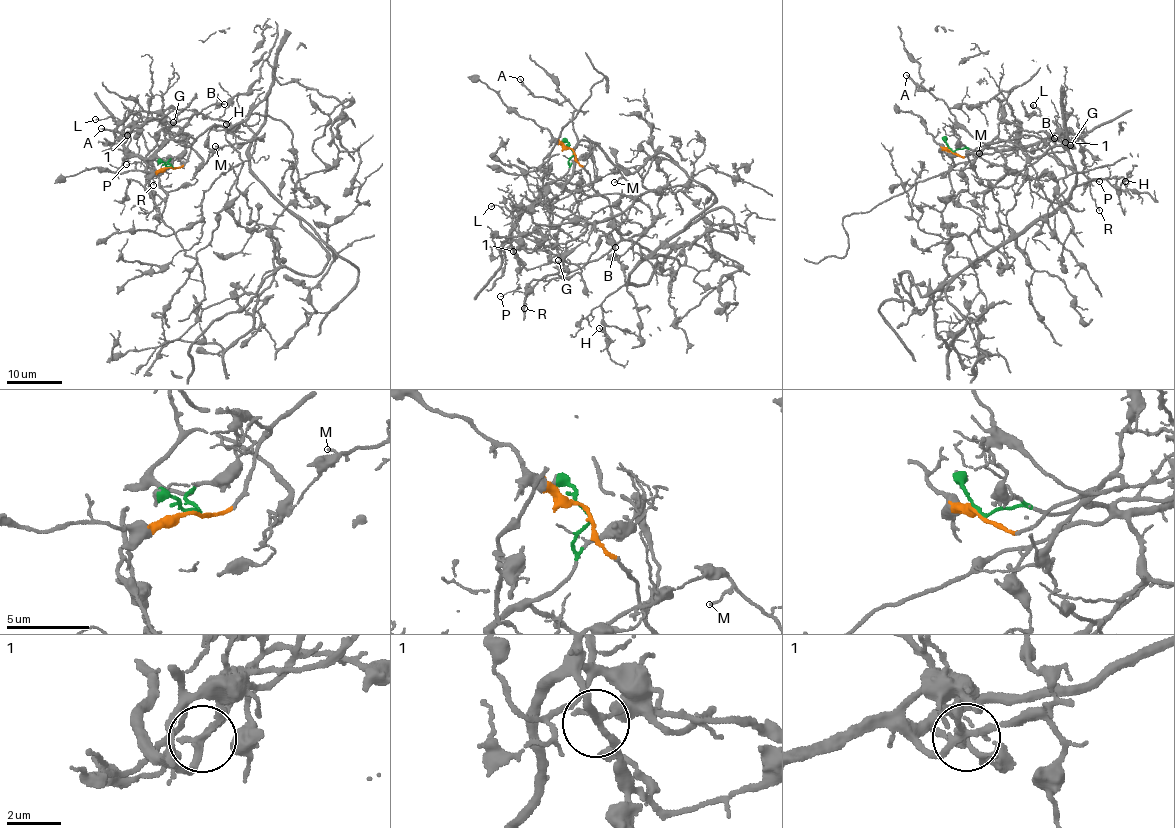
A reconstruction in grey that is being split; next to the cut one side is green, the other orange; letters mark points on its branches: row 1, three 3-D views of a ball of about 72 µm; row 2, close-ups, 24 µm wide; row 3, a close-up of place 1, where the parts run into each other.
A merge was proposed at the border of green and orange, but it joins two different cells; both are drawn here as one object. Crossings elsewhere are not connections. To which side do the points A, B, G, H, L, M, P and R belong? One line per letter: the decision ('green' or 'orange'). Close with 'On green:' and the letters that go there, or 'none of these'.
A: orange
B: green
G: green
H: orange
L: green
M: orange
P: green
R: orange
On green: B, G, L, P

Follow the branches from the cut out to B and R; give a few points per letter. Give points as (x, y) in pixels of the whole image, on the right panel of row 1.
B: (951, 150), (1009, 146), (1017, 143), (1016, 133), (1022, 130), (1028, 133), (1043, 131), (1054, 139)
R: (951, 150), (963, 156), (1003, 141), (1017, 144), (1026, 154), (1039, 157), (1076, 142), (1099, 211)

